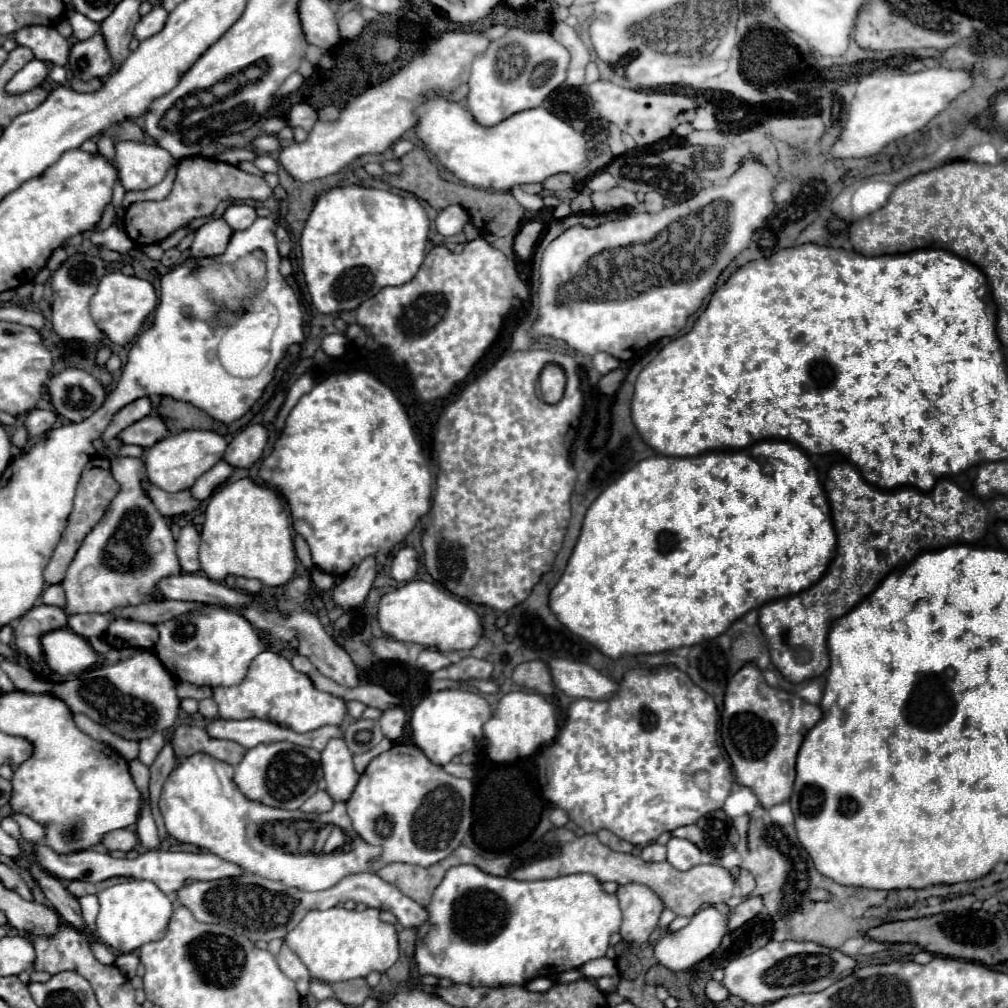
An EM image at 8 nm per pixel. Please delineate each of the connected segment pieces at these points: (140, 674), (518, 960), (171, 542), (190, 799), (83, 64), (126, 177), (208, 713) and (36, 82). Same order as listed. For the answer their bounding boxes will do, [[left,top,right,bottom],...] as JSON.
[[53,651,179,741],[415,865,621,987],[63,439,181,615],[159,753,381,891],[69,29,115,81],[115,143,175,191],[199,699,217,719],[5,59,49,95]]

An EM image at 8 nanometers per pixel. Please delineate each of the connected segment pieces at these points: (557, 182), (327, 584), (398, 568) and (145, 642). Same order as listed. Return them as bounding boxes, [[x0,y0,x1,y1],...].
[[541,173,573,193],[311,569,335,593],[391,547,419,581],[105,619,157,649]]

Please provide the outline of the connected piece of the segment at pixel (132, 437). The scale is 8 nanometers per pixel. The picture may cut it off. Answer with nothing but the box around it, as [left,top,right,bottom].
[117,415,167,447]

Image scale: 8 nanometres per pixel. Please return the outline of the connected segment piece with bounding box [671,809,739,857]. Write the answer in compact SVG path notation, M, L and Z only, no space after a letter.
M721 809L705 815L703 819L699 819L693 825L685 825L685 827L675 829L671 835L689 839L701 851L711 853L713 857L723 857L725 853L735 849L735 845L739 841L733 821Z

